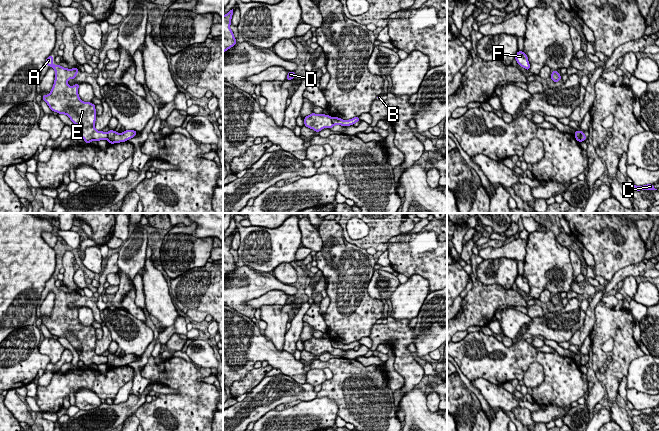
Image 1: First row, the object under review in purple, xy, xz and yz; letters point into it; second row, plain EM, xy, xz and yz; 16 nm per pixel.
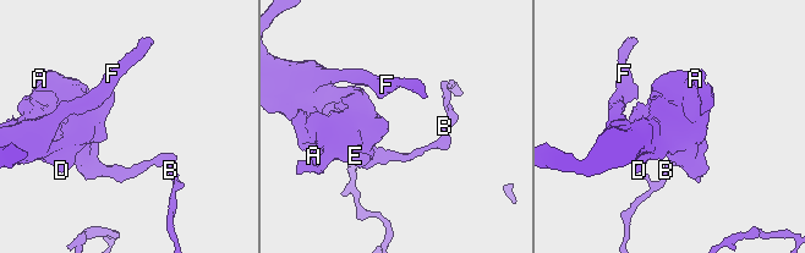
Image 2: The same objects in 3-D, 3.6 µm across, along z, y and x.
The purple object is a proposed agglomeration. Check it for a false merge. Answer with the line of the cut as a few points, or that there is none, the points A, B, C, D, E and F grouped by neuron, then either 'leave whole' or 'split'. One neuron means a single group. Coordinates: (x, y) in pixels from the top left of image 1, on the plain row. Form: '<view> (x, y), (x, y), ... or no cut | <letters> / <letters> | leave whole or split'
xy (106, 356), (107, 363) | A D E F / B C | split

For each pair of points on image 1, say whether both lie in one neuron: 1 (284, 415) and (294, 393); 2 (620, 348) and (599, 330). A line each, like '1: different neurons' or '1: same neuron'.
1: different neurons
2: same neuron

